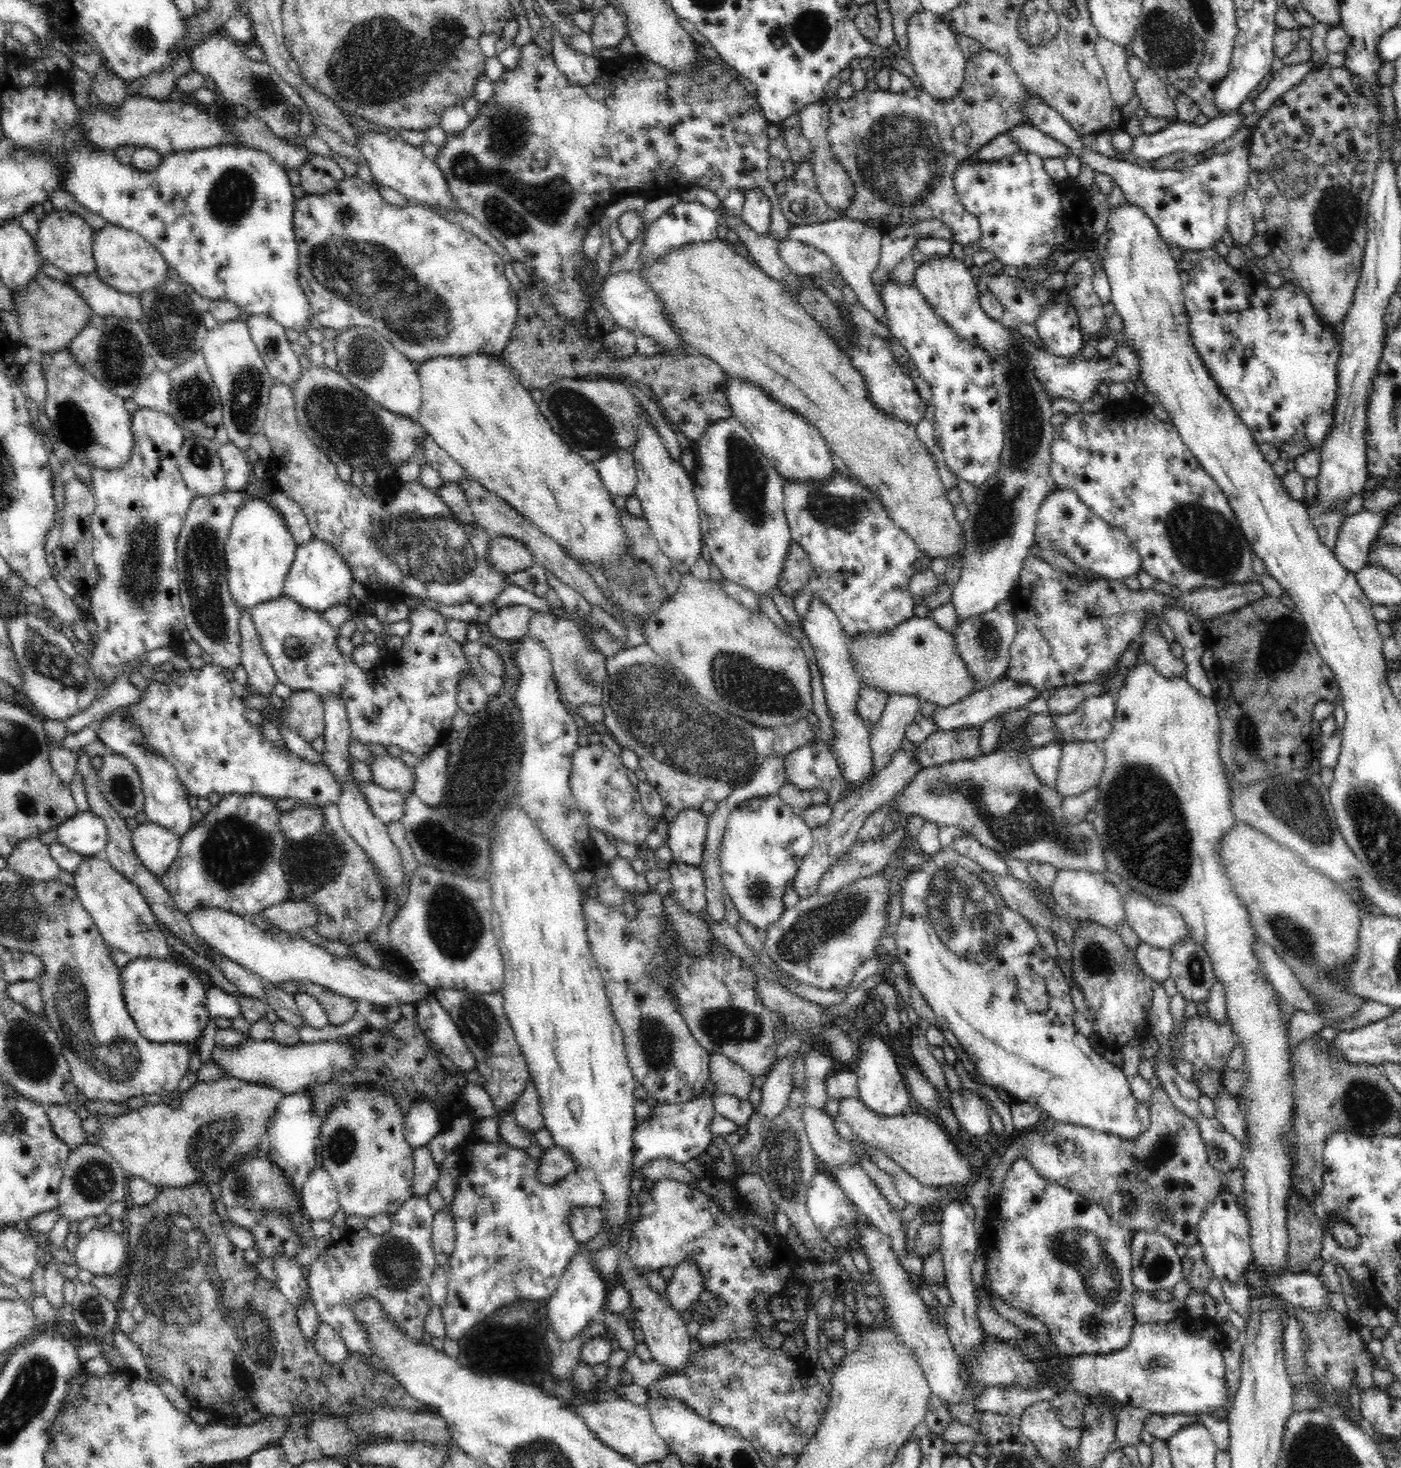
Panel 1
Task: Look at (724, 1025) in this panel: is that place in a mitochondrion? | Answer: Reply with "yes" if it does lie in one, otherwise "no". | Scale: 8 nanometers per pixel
yes

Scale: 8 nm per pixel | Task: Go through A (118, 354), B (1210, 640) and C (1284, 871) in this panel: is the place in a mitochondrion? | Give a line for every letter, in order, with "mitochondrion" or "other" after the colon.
A: mitochondrion
B: other
C: other

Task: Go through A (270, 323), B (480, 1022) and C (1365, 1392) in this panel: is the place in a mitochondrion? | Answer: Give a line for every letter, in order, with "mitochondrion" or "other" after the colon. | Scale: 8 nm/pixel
A: other
B: mitochondrion
C: other

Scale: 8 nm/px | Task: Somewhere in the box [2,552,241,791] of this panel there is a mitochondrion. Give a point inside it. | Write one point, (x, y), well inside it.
(43, 658)

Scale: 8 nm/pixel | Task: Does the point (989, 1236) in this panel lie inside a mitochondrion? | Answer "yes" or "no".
no

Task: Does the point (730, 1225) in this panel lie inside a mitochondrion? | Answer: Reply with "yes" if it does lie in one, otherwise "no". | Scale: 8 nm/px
no

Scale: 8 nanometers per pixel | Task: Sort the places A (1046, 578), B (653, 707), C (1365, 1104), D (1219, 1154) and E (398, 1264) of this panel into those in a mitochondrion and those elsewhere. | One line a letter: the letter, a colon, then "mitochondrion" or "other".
A: other
B: mitochondrion
C: mitochondrion
D: mitochondrion
E: mitochondrion

